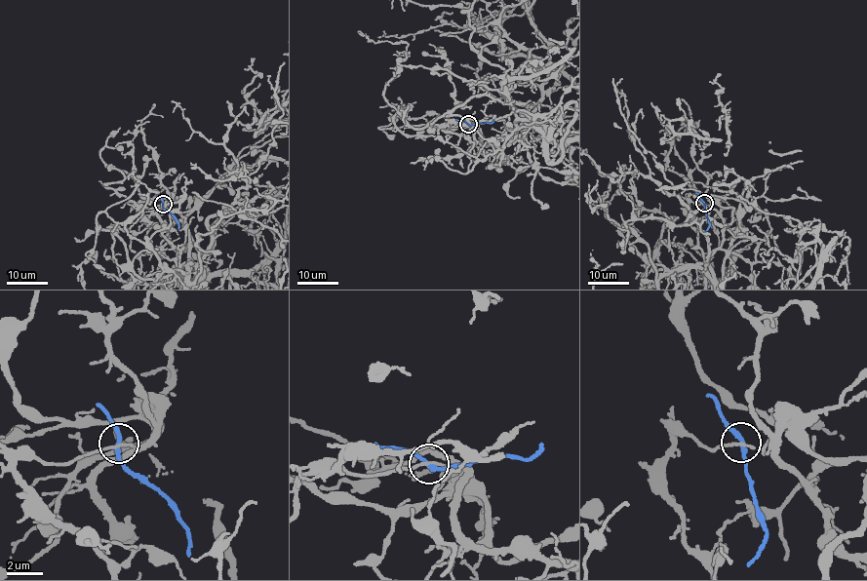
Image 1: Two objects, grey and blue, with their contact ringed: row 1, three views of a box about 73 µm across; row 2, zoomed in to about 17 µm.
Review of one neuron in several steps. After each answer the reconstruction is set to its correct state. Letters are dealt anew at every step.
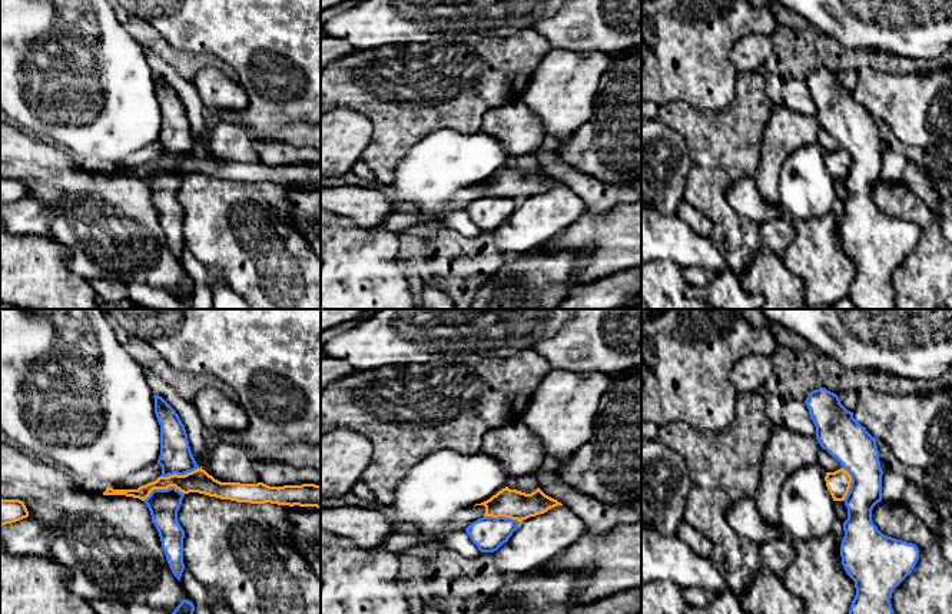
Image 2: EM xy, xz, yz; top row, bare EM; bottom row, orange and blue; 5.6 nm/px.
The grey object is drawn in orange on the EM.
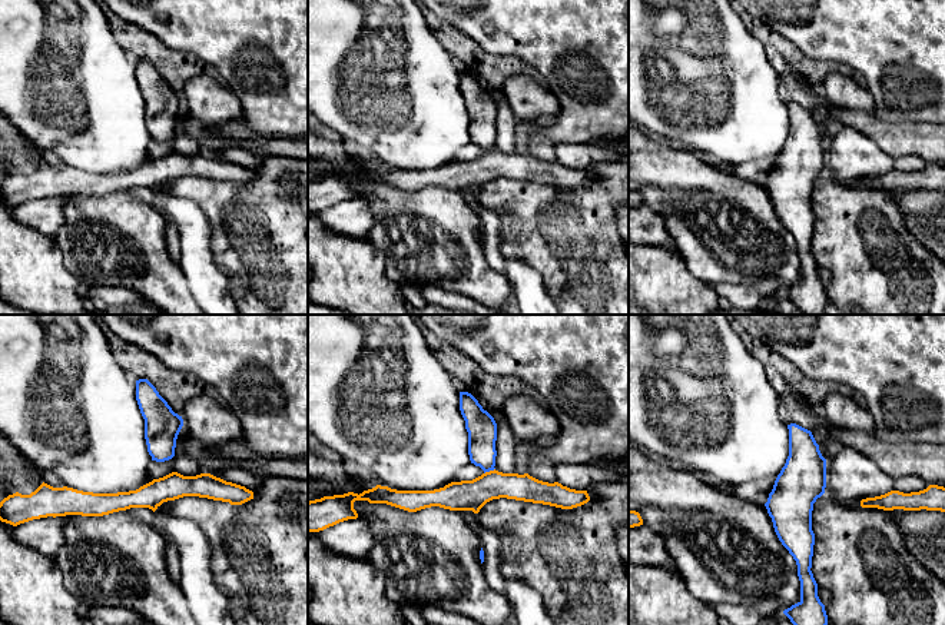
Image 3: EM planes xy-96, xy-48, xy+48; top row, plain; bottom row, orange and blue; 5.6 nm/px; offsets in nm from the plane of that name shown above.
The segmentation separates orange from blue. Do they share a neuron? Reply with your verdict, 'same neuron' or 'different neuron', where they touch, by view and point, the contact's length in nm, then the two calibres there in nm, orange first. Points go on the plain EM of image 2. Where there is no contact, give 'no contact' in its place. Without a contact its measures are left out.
different neuron; contact xy (163, 168); length 240 nm; calibres 130 and 180 nm

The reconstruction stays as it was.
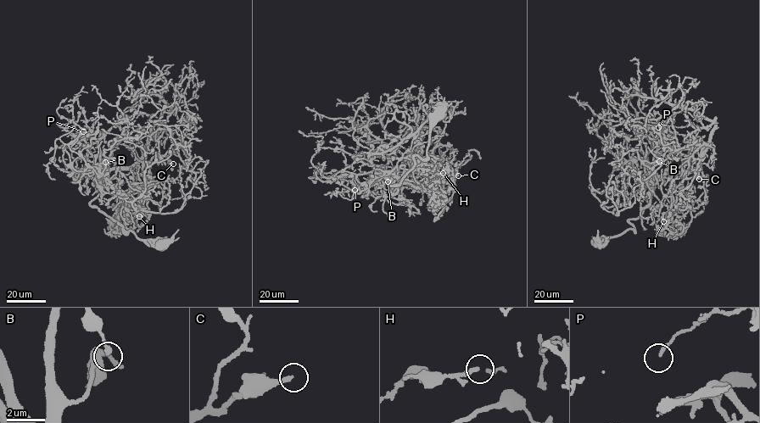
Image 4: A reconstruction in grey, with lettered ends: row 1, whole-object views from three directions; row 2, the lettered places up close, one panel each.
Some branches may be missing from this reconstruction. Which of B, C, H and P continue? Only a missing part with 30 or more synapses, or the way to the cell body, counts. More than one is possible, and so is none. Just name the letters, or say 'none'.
C

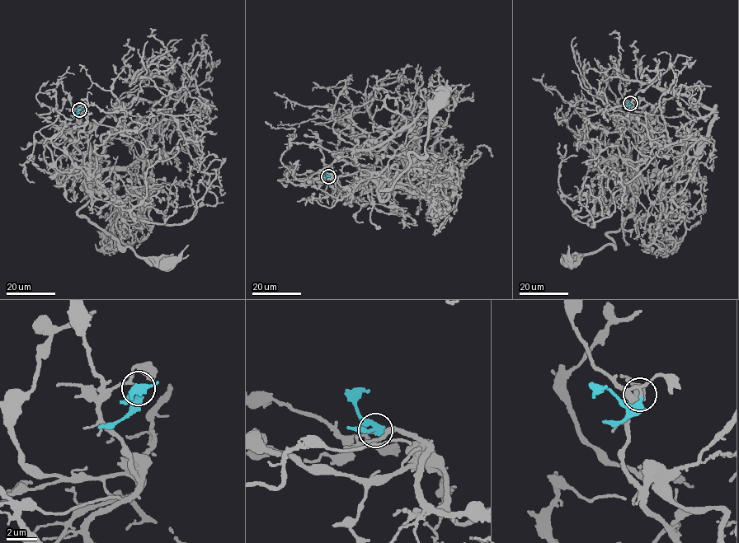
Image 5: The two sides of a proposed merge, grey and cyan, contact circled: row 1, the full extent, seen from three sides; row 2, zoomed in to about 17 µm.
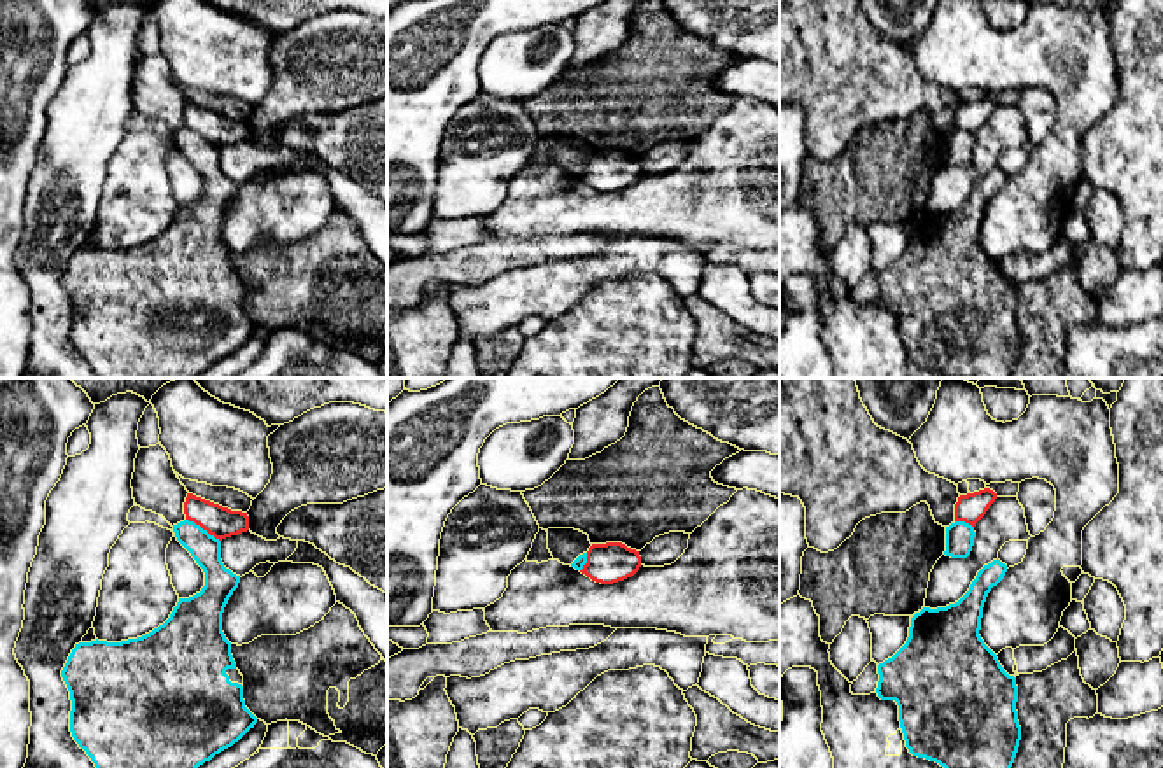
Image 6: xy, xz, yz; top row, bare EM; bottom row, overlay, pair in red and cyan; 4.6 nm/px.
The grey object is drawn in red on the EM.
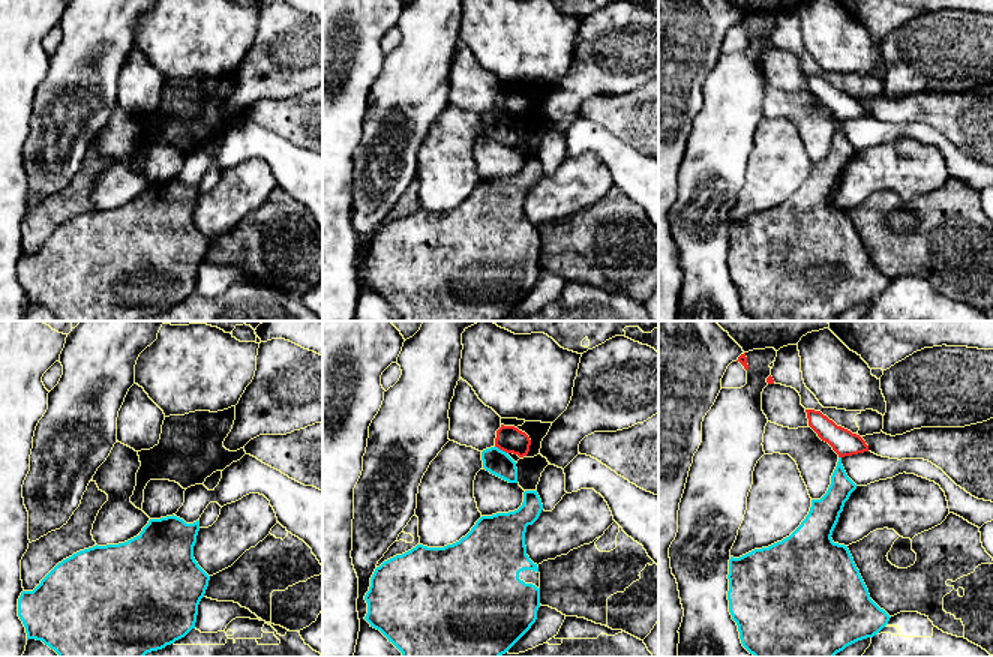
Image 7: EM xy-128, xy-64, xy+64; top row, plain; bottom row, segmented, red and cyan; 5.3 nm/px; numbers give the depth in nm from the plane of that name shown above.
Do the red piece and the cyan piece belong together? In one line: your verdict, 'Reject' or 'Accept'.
Reject

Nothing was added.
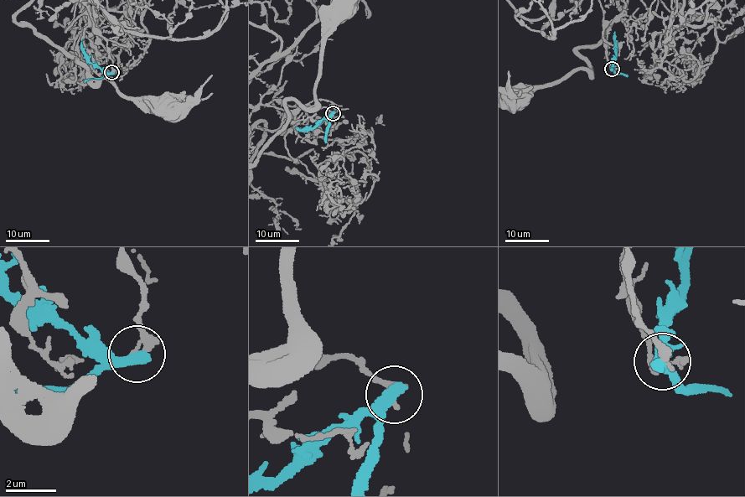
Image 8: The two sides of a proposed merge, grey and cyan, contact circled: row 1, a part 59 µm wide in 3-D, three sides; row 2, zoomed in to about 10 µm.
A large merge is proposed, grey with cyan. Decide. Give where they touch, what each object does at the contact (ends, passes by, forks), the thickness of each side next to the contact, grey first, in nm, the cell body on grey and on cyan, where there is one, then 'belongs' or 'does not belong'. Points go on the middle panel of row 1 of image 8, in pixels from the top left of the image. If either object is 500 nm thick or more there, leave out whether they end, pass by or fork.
at (333, 113); 340 nm thick on the grey side, 500 nm on the other; cell body of grey at (346, 4); no cell body on cyan; does not belong

